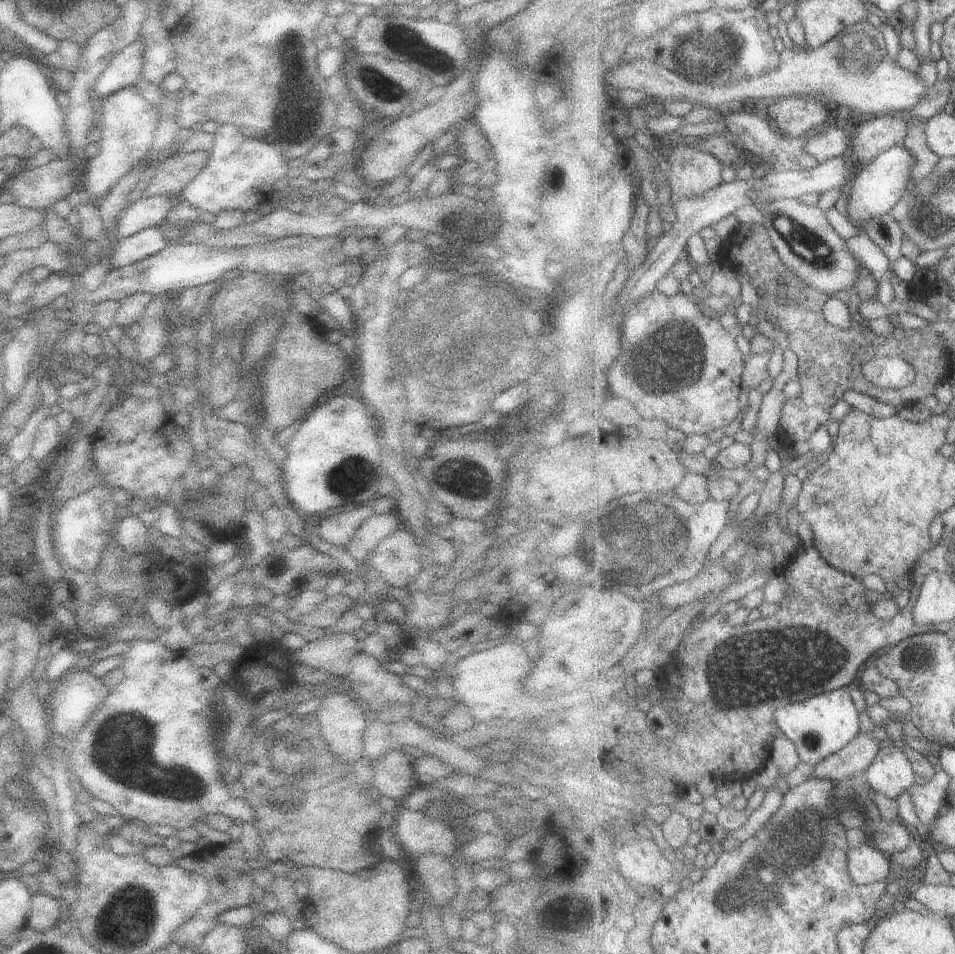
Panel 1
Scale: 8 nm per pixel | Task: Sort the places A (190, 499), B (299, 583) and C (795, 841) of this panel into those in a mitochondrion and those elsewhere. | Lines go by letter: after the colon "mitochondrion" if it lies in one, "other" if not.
A: other
B: other
C: mitochondrion

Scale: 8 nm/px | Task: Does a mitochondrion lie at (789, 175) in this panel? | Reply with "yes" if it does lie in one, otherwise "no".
no

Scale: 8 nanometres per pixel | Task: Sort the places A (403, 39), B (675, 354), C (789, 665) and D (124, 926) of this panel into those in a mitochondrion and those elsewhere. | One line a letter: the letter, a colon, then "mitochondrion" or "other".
A: mitochondrion
B: mitochondrion
C: mitochondrion
D: mitochondrion

